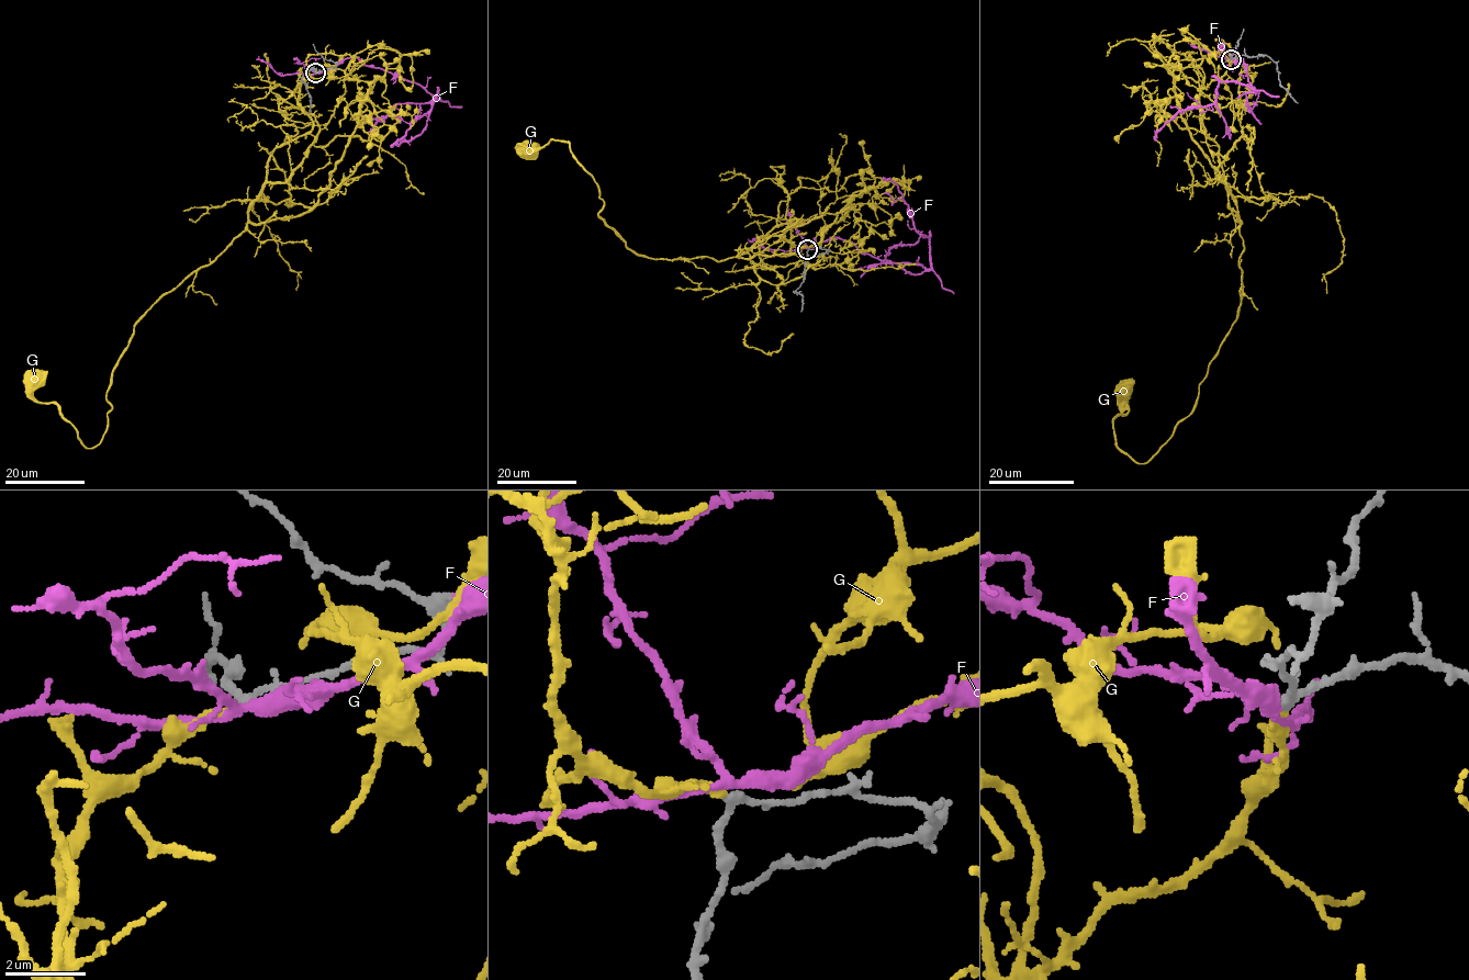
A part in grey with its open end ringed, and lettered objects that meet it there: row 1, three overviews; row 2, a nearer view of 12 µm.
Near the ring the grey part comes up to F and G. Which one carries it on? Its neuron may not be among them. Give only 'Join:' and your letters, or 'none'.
Join: G

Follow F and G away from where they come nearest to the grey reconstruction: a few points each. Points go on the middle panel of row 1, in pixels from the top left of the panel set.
F: (809, 247), (836, 237), (879, 259), (930, 268), (929, 239), (915, 226), (903, 193), (892, 181), (882, 178)
G: (808, 248), (793, 244), (794, 220), (739, 258), (639, 256), (598, 215), (600, 189), (569, 143), (528, 150)

